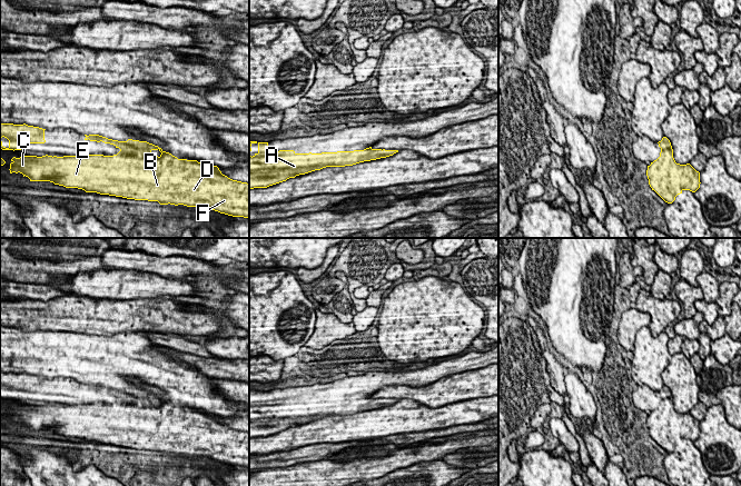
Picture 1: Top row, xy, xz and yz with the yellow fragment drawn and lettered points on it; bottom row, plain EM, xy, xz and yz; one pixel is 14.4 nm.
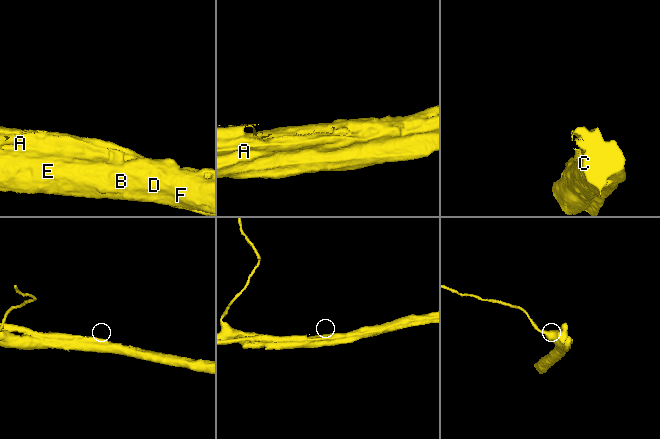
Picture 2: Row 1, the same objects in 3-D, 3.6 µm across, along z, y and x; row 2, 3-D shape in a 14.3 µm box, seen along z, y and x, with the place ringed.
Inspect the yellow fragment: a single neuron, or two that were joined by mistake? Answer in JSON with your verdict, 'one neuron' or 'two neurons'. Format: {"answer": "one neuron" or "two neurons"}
{"answer": "two neurons"}

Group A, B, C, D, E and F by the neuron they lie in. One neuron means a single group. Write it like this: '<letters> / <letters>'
A / B C D E F

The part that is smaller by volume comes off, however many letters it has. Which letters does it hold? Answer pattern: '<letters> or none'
A

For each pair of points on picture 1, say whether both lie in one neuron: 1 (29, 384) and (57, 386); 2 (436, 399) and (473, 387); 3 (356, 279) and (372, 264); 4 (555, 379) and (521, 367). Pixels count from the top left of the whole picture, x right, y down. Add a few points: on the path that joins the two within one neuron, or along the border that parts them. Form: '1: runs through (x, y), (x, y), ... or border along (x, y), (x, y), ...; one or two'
1: runs through (36, 386), (50, 386); one
2: runs through (445, 390), (464, 387); one
3: runs through (359, 276), (368, 267); one
4: border along (541, 354), (545, 361), (545, 369), (551, 384); two

